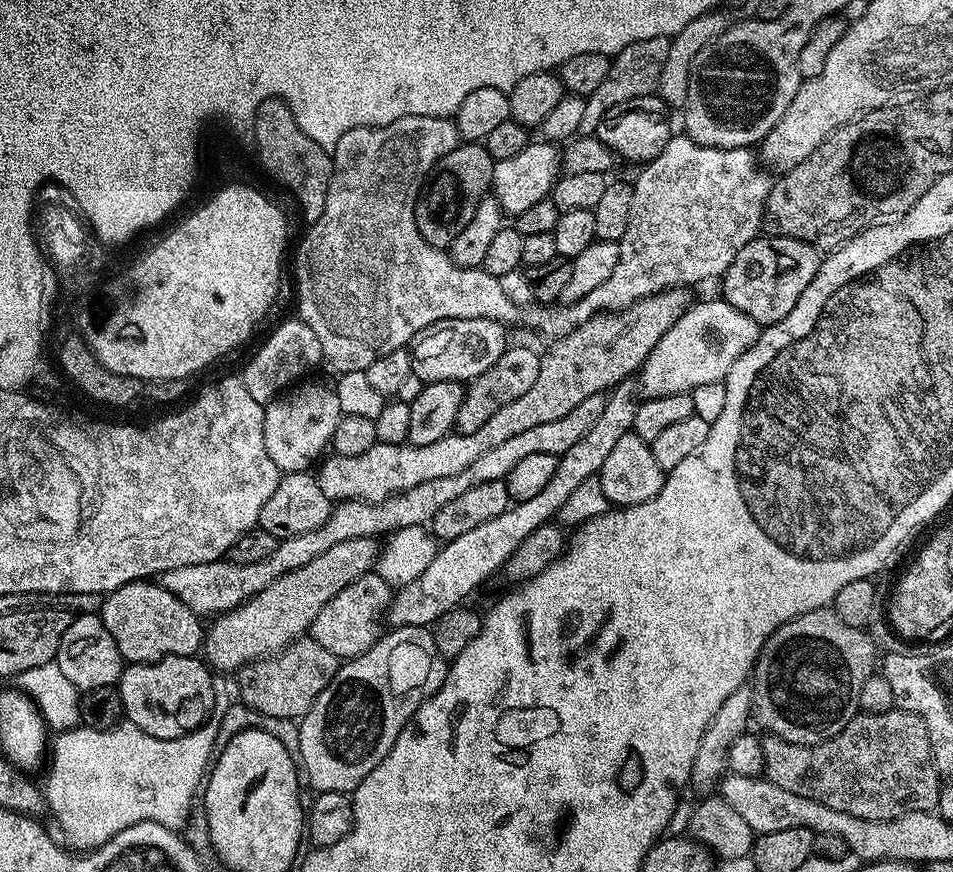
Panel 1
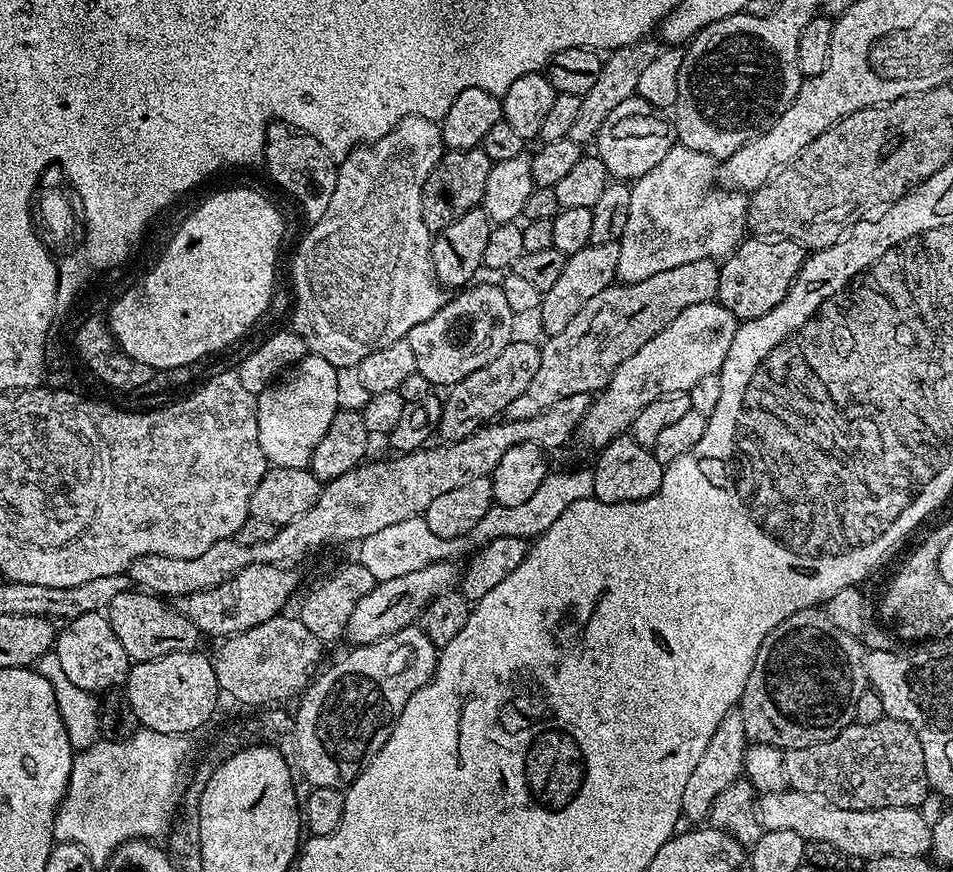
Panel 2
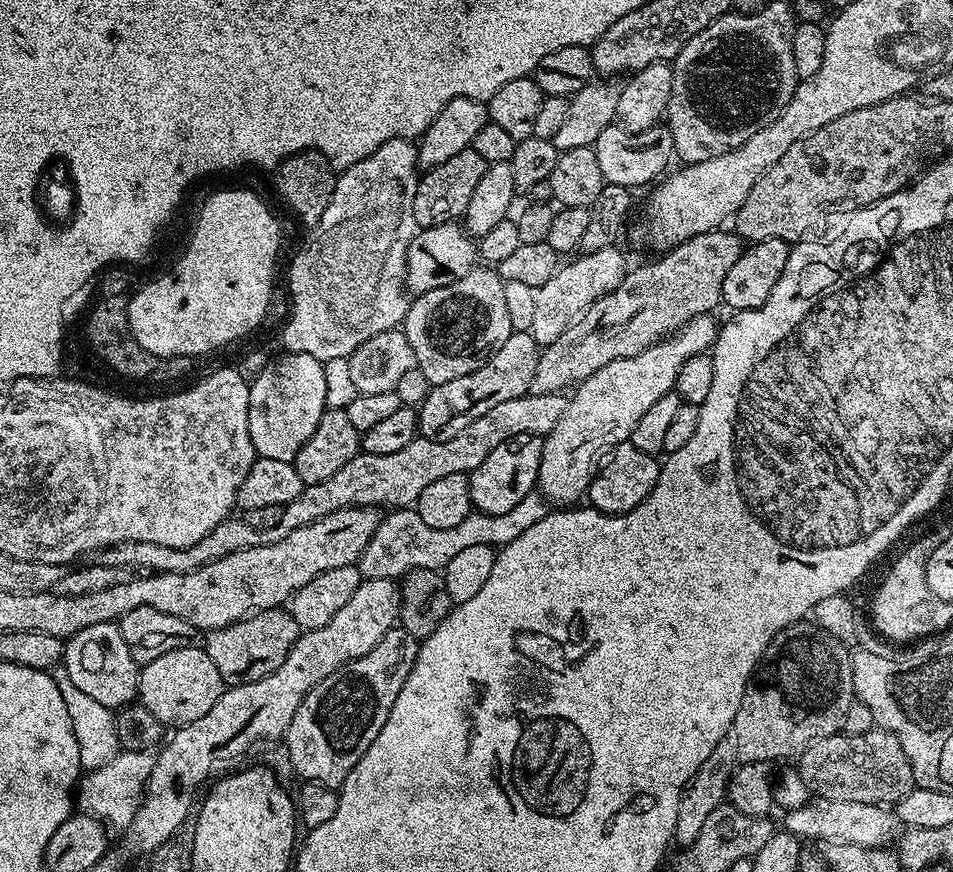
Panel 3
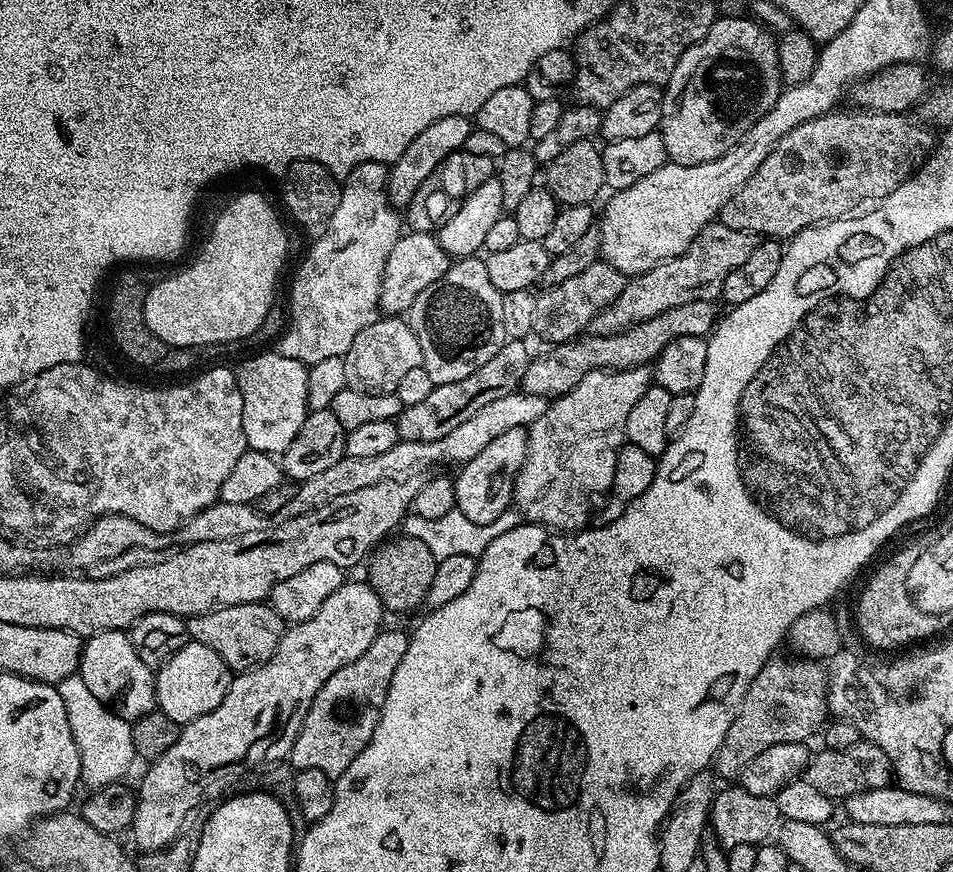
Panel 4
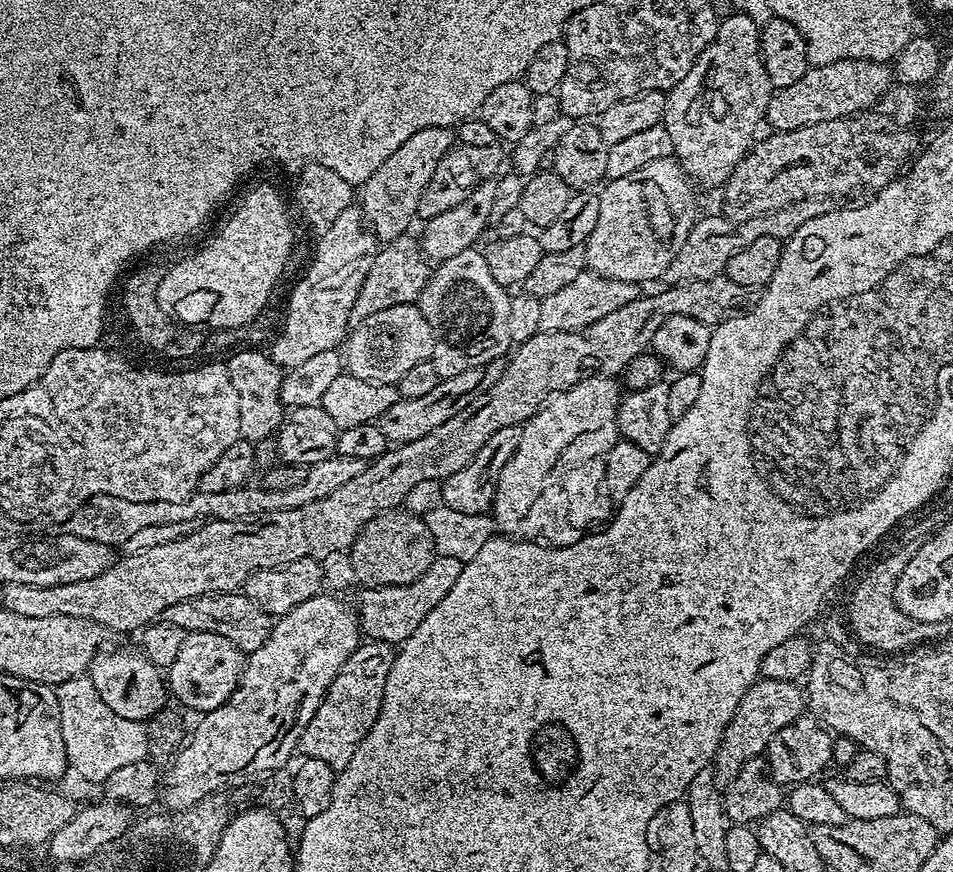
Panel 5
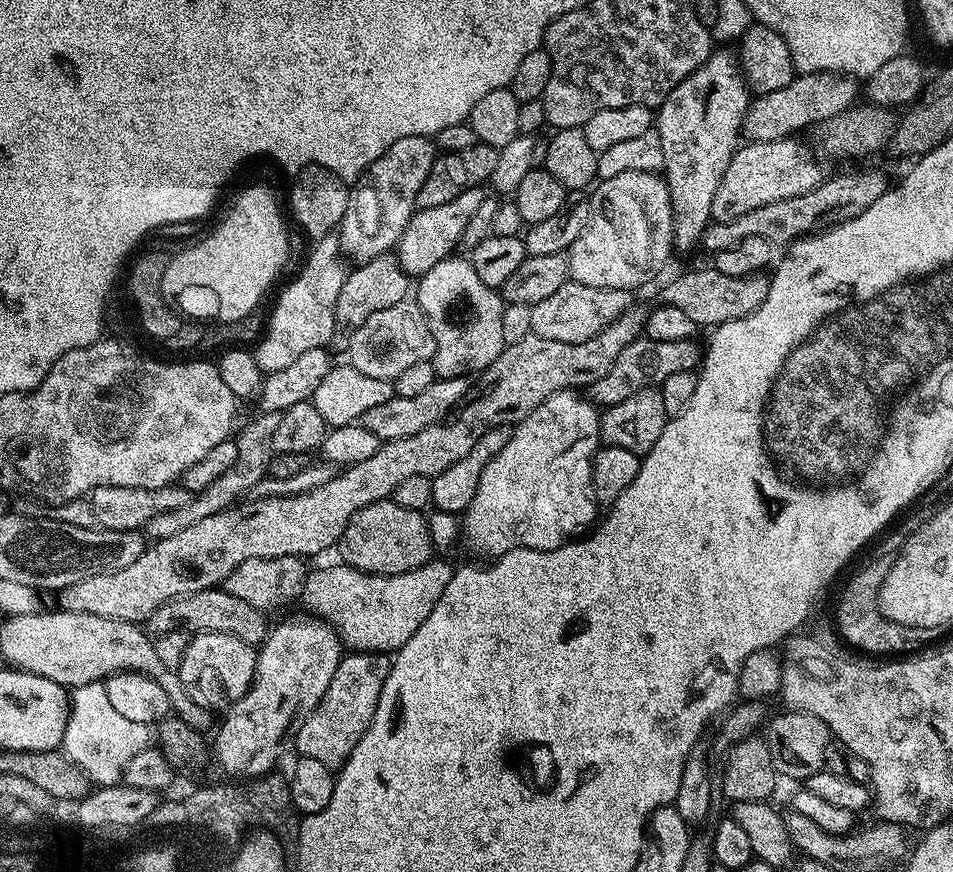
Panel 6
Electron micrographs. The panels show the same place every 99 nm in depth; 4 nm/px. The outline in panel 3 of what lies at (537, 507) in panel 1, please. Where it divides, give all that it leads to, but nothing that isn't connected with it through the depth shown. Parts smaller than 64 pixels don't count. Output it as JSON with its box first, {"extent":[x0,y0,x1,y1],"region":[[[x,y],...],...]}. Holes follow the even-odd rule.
{"extent":[123,579,400,854],"region":[[[361,579],[358,590],[354,590],[350,602],[346,602],[346,606],[342,606],[342,610],[338,610],[338,614],[334,614],[334,618],[330,618],[330,622],[326,622],[326,626],[301,631],[290,654],[286,654],[286,662],[282,662],[282,666],[278,666],[278,670],[266,674],[266,678],[258,678],[258,682],[246,682],[225,687],[218,702],[214,702],[214,706],[210,706],[206,715],[194,722],[177,727],[173,731],[176,733],[172,737],[169,735],[163,747],[155,753],[150,778],[147,786],[144,787],[144,799],[134,814],[130,826],[123,833],[125,846],[132,852],[156,854],[182,826],[186,815],[192,808],[192,791],[199,784],[206,783],[205,785],[207,785],[233,771],[235,764],[232,763],[242,759],[255,744],[260,744],[263,740],[276,742],[283,738],[288,732],[294,713],[298,711],[298,706],[302,706],[306,694],[310,694],[310,690],[314,690],[314,686],[318,686],[318,682],[322,682],[322,678],[330,678],[330,674],[334,674],[334,670],[346,666],[354,658],[362,658],[362,654],[370,654],[370,650],[374,650],[374,646],[378,646],[378,642],[382,642],[385,634],[397,627],[399,618],[400,589],[397,581],[395,579]]]}

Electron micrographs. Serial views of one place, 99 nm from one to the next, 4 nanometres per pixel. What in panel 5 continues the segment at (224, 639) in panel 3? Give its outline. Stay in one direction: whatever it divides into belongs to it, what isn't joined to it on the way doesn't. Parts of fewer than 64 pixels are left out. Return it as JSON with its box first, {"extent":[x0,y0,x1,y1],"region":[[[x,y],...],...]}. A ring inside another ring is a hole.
{"extent":[162,591,273,654],"region":[[[243,591],[213,592],[211,596],[186,598],[186,602],[174,602],[174,606],[167,608],[162,617],[163,623],[173,624],[189,632],[205,632],[206,634],[222,634],[222,638],[230,638],[234,646],[247,654],[258,650],[266,638],[272,633],[273,617],[268,616]]]}

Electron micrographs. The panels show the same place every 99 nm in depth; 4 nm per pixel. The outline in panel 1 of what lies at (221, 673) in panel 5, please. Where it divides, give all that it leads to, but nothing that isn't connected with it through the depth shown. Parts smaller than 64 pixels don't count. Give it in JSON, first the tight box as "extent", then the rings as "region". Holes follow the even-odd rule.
{"extent":[118,656,216,740],"region":[[[165,656],[152,664],[128,664],[118,681],[120,706],[123,715],[128,715],[127,723],[163,740],[187,736],[213,715],[212,703],[216,700],[216,692],[212,689],[211,675],[213,673],[196,656]]]}

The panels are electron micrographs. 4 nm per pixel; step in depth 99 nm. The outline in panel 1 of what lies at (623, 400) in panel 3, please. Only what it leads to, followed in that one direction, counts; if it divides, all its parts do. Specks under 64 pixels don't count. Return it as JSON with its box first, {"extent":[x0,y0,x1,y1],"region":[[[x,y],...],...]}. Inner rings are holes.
{"extent":[638,298,762,397],"region":[[[723,298],[704,300],[701,304],[695,304],[684,309],[684,313],[673,321],[654,346],[654,350],[650,350],[644,359],[638,372],[638,388],[645,397],[669,396],[679,392],[691,393],[692,389],[698,386],[721,383],[734,366],[736,359],[752,346],[762,331],[761,325],[755,324],[749,316],[730,306]]]}

